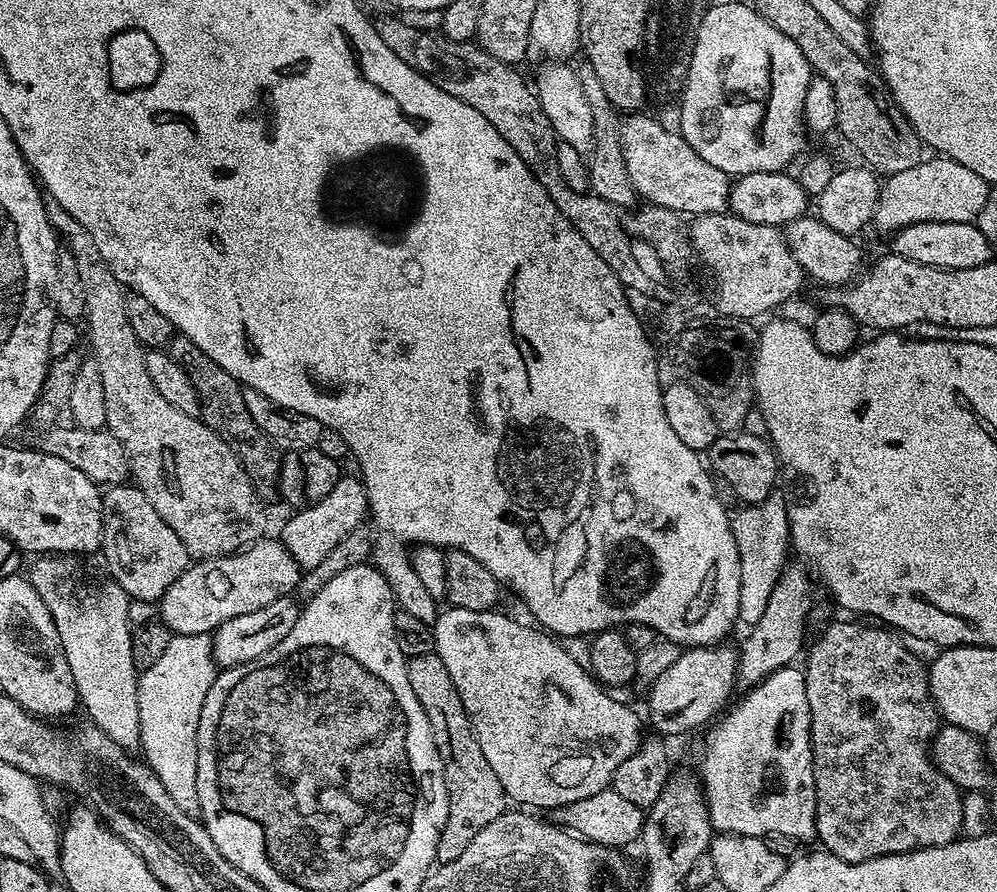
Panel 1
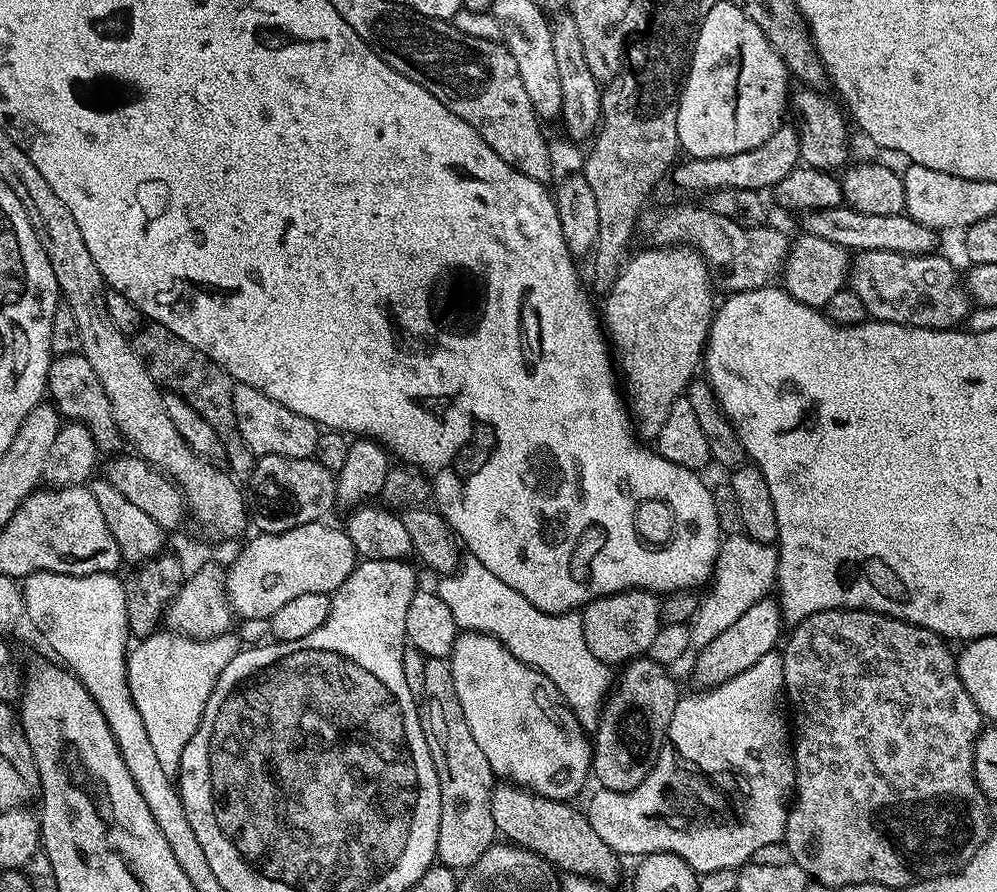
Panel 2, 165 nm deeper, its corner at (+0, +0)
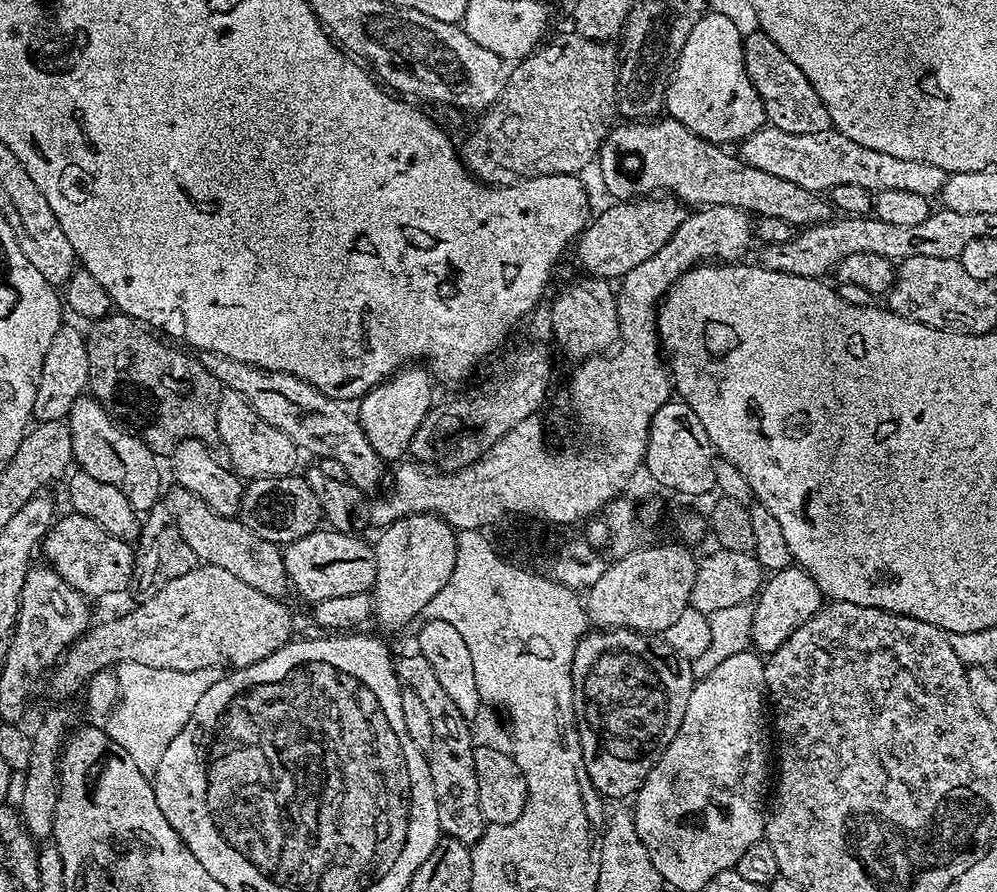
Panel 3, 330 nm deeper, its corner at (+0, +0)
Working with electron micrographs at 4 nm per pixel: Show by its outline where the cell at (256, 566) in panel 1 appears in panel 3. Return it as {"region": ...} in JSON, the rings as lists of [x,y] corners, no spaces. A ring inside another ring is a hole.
{"region":[[[317,530],[306,534],[306,538],[298,538],[283,549],[286,562],[286,574],[289,585],[304,600],[315,602],[322,598],[339,598],[345,594],[371,593],[376,582],[376,553],[373,545],[358,537],[352,536],[351,531],[337,532],[335,530]]]}

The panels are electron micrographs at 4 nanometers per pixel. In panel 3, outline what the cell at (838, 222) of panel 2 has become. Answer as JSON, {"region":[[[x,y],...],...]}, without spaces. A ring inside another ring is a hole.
{"region":[[[656,118],[651,122],[624,122],[621,128],[620,125],[613,127],[604,139],[598,157],[600,176],[604,179],[605,190],[616,202],[648,198],[653,194],[671,194],[688,206],[734,206],[757,217],[782,218],[782,222],[790,222],[796,230],[811,228],[814,224],[827,224],[833,219],[834,205],[827,195],[805,190],[795,182],[786,182],[786,178],[778,178],[775,174],[766,174],[766,170],[750,166],[739,155],[732,153],[731,156],[726,149],[716,144],[719,143],[694,134],[682,126],[682,122],[671,118]]]}

